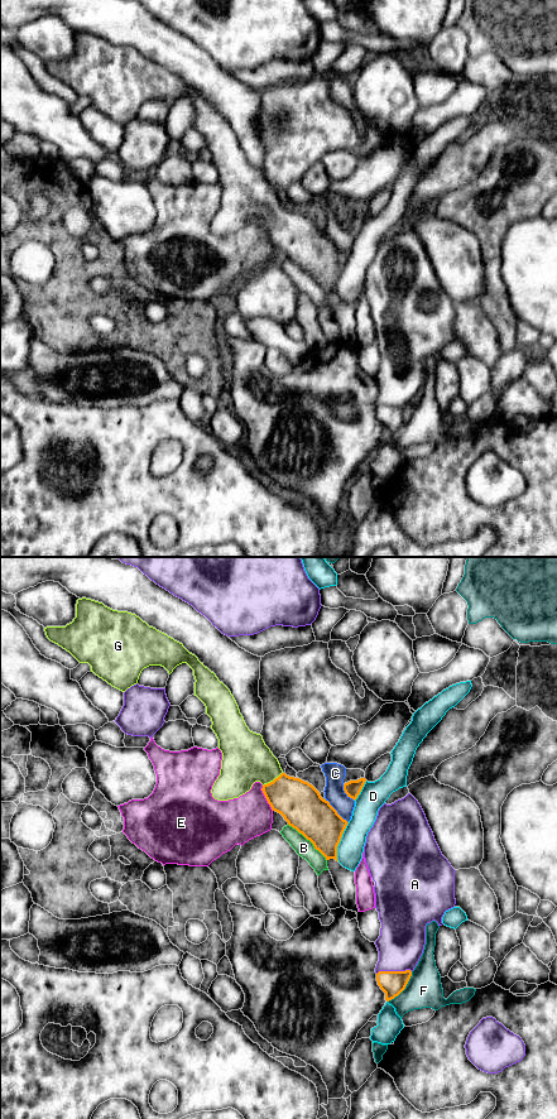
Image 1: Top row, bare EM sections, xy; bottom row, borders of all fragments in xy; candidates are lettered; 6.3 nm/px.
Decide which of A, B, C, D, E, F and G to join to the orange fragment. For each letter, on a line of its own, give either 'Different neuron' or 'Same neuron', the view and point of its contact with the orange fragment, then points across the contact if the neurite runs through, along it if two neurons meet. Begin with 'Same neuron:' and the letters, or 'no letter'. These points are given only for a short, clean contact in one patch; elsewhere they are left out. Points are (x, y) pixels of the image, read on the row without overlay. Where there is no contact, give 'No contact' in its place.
Same neuron: G
A: Different neuron. Touches orange at xy (393, 406)
B: Different neuron. Touches orange at xy (308, 273)
C: Different neuron. Touches orange at xy (336, 245)
D: Different neuron. Touches orange at xy (340, 274)
E: Different neuron. Touches orange at xy (265, 231)
F: Different neuron. Touches orange at xy (404, 422)
G: Same neuron. Touches orange at xy (273, 215). Path across: xy (301, 239), (273, 215), (254, 196), (246, 193)

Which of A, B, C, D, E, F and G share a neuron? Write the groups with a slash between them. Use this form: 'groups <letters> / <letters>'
groups A / B / C / D / E / F / G

